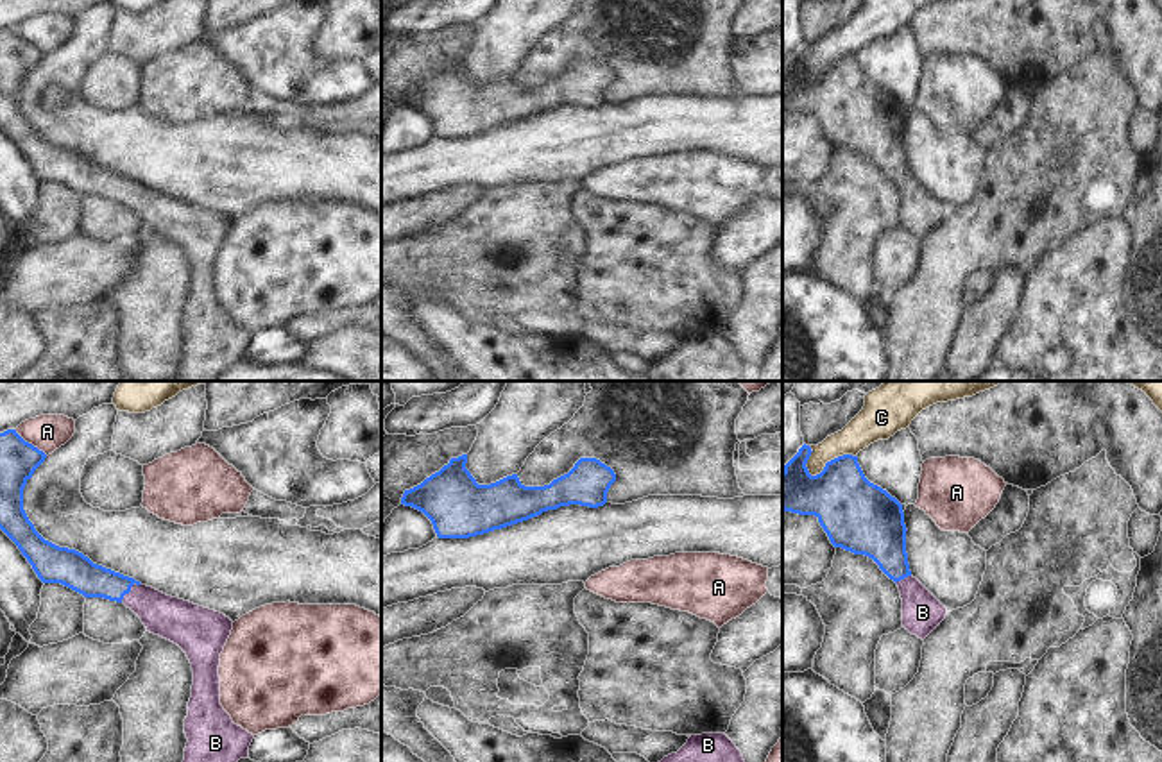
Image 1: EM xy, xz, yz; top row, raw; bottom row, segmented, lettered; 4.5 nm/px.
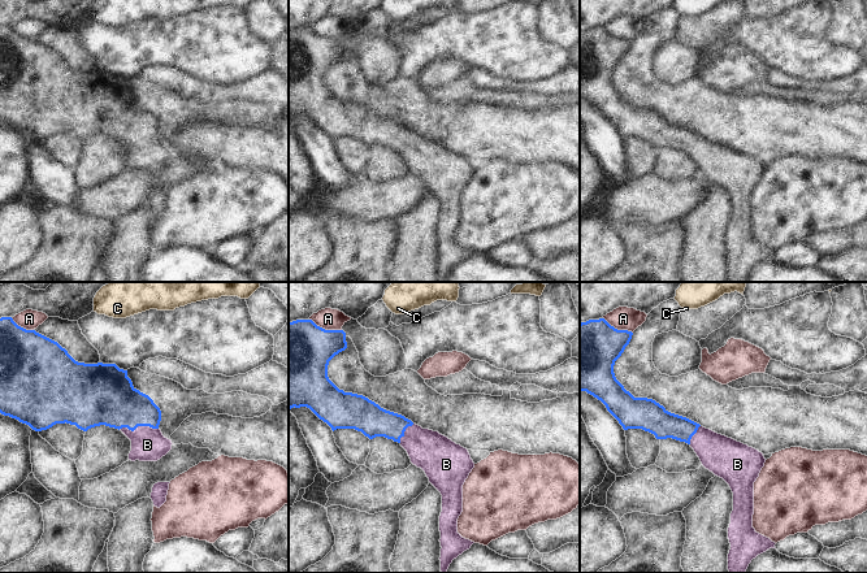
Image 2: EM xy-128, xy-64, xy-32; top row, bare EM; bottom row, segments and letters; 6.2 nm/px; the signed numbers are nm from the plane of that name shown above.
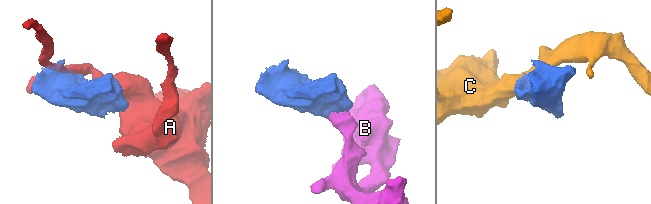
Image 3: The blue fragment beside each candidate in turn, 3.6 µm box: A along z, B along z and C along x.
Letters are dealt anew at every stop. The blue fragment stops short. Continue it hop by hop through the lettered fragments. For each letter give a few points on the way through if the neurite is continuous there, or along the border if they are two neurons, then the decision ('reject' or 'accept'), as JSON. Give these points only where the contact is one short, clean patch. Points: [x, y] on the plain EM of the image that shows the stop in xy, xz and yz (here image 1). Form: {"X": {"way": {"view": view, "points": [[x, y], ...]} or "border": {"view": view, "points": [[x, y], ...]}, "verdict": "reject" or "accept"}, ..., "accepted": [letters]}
{"A": {"verdict": "reject"}, "B": {"way": {"view": "xy", "points": [[79, 172], [90, 179], [129, 190], [163, 215], [174, 219]]}, "verdict": "accept"}, "C": {"verdict": "reject"}, "accepted": ["B"]}

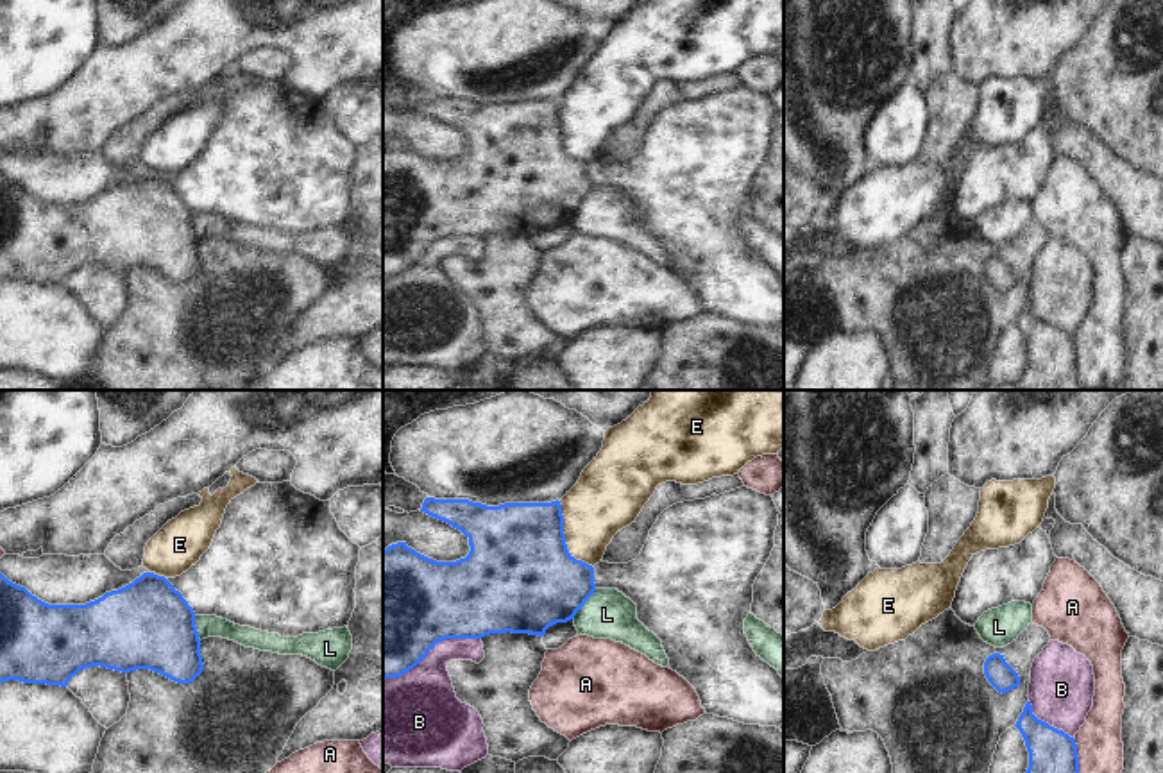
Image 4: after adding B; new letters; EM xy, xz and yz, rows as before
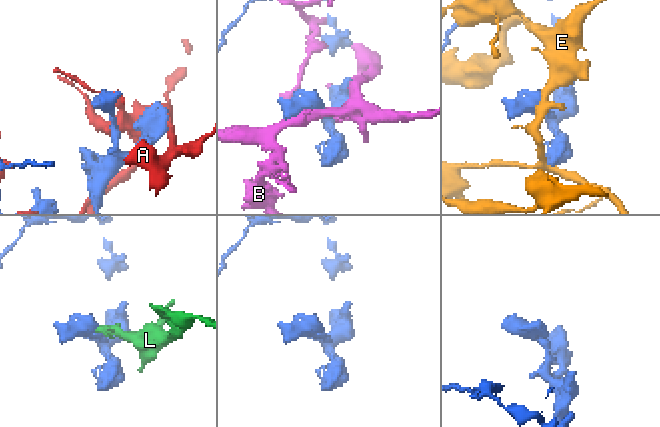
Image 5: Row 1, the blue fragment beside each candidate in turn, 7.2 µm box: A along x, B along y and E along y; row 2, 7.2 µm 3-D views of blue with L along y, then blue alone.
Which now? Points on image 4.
{"A": {"verdict": "reject"}, "B": {"verdict": "reject"}, "E": {"verdict": "reject"}, "L": {"verdict": "reject"}, "accepted": []}

